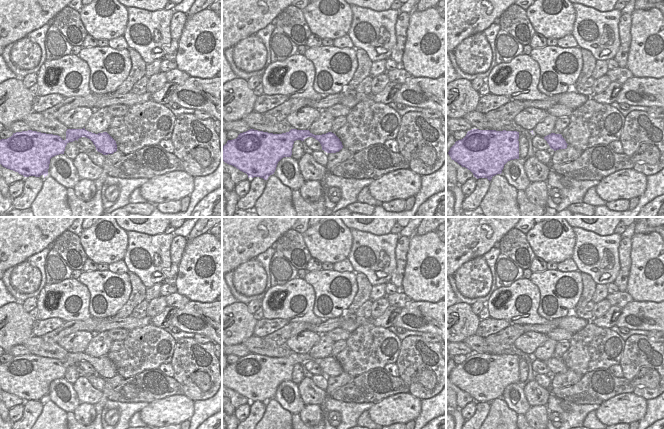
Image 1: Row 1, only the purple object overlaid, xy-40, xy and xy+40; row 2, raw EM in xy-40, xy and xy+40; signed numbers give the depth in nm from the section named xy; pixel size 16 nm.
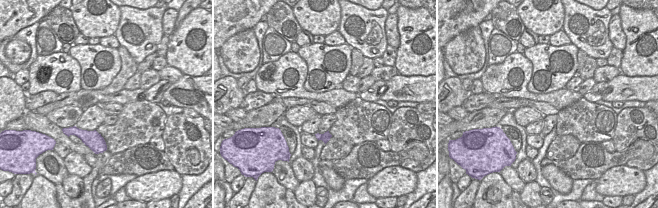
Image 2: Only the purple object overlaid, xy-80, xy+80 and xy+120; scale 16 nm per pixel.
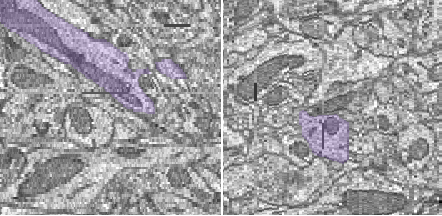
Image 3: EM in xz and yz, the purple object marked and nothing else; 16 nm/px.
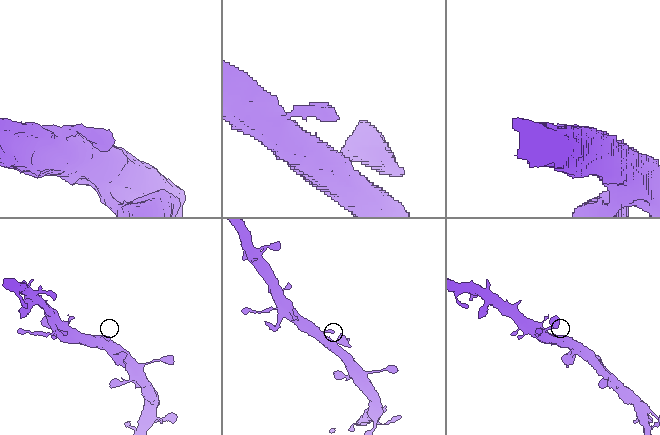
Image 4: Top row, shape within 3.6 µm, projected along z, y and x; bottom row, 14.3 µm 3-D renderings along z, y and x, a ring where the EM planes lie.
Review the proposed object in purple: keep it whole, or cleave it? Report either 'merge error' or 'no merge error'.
no merge error

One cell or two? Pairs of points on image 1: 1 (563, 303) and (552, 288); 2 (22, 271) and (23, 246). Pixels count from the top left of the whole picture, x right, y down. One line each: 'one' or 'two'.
1: one
2: two

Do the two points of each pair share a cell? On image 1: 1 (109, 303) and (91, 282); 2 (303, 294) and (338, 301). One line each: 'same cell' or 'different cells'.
1: same cell
2: different cells

